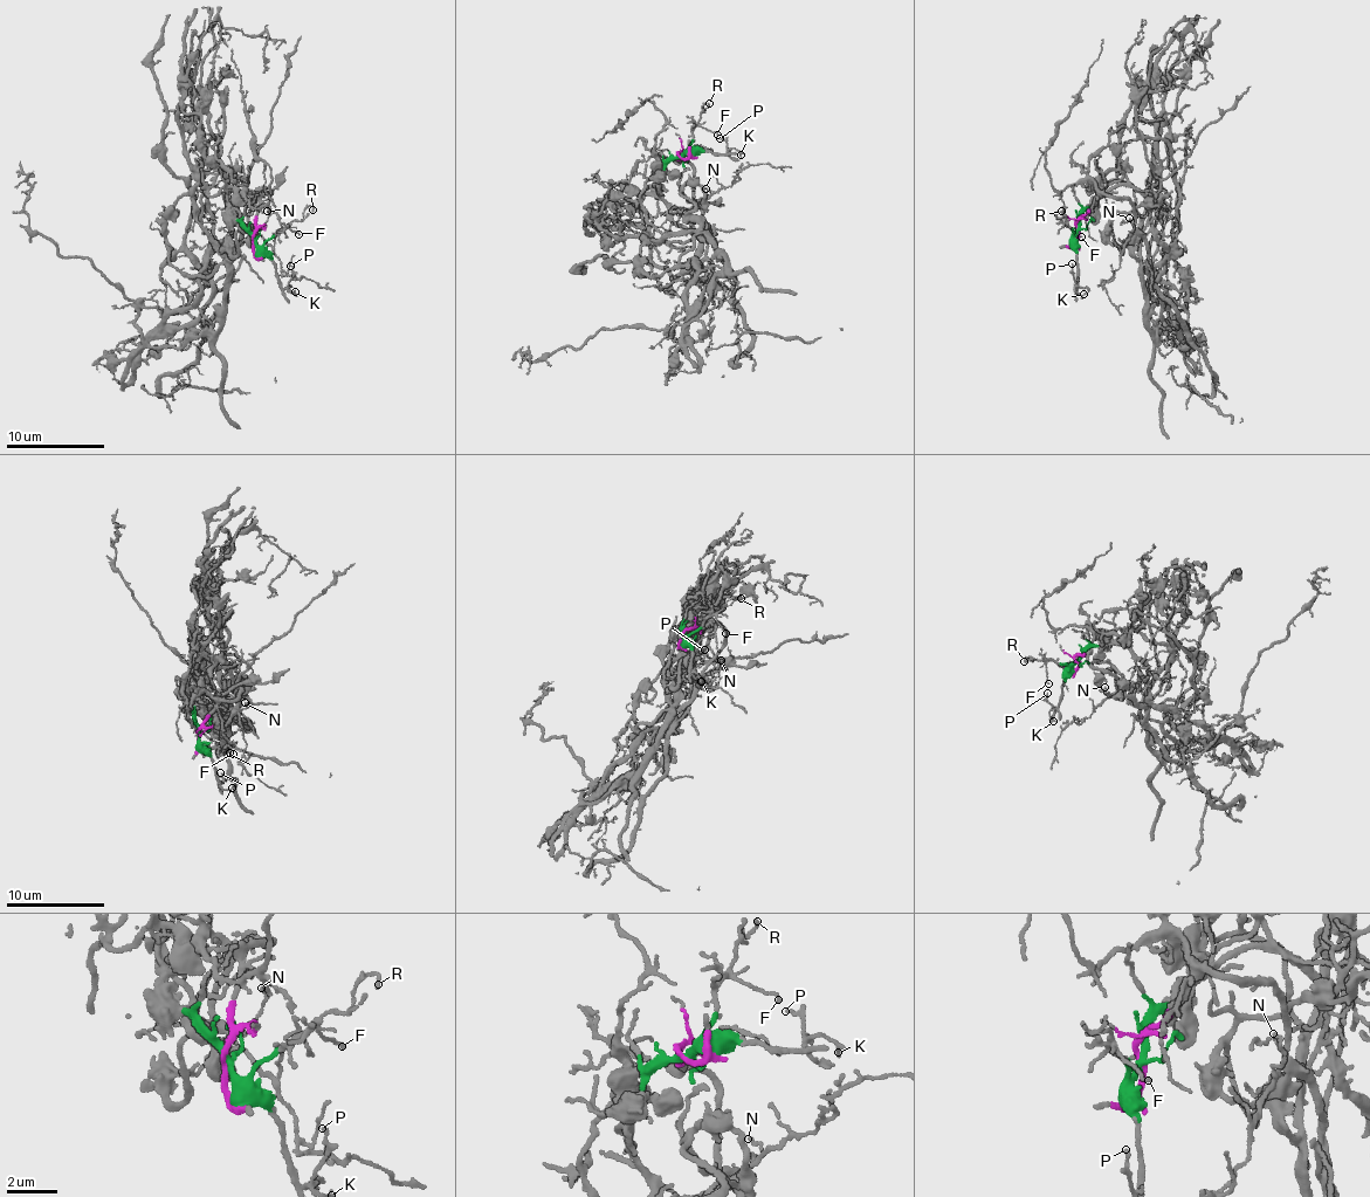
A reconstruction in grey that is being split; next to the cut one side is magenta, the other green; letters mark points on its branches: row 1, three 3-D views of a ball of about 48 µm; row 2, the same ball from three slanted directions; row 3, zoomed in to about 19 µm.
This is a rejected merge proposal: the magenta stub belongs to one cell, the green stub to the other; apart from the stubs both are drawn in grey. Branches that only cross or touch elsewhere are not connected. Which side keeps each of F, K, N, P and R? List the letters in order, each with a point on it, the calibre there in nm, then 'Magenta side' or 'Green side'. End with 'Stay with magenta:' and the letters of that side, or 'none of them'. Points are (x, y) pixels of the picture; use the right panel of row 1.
F: Place: (1081, 236). Thickness 110 nm. Green side
K: Place: (1083, 294). Thickness 130 nm. Green side
N: Place: (1129, 218). Thickness 120 nm. Magenta side
P: Place: (1072, 263). Thickness 140 nm. Green side
R: Place: (1061, 211). Thickness 120 nm. Green side
Stay with magenta: N

